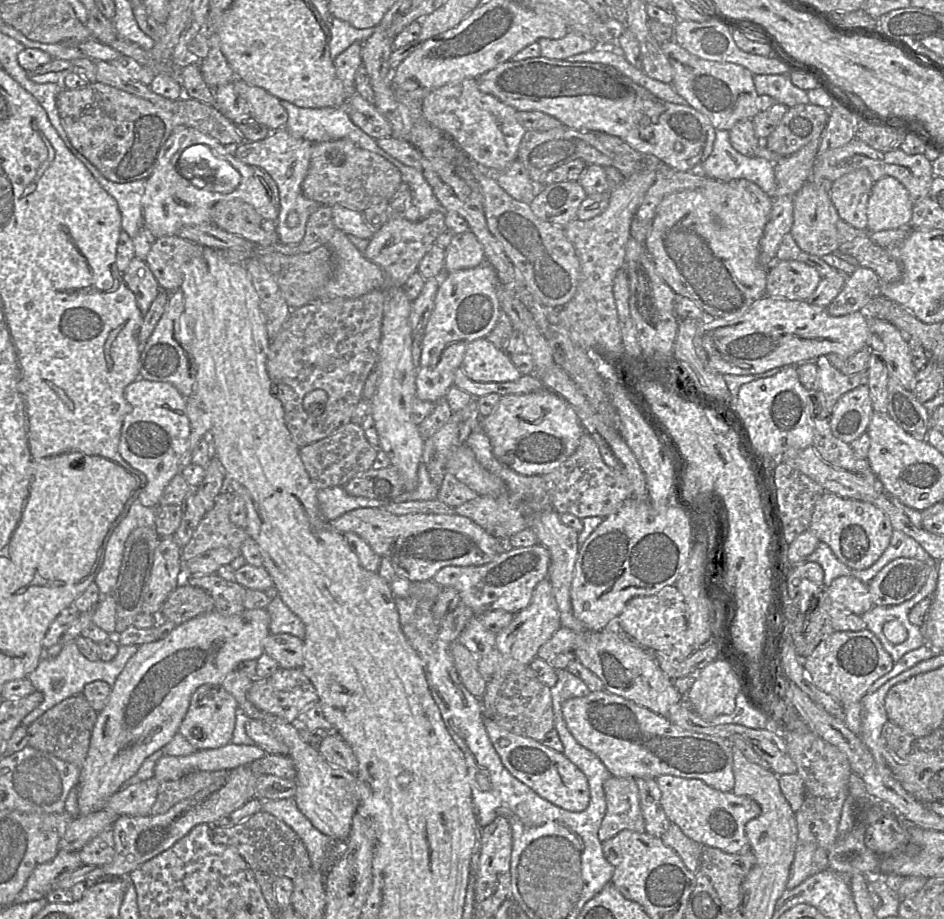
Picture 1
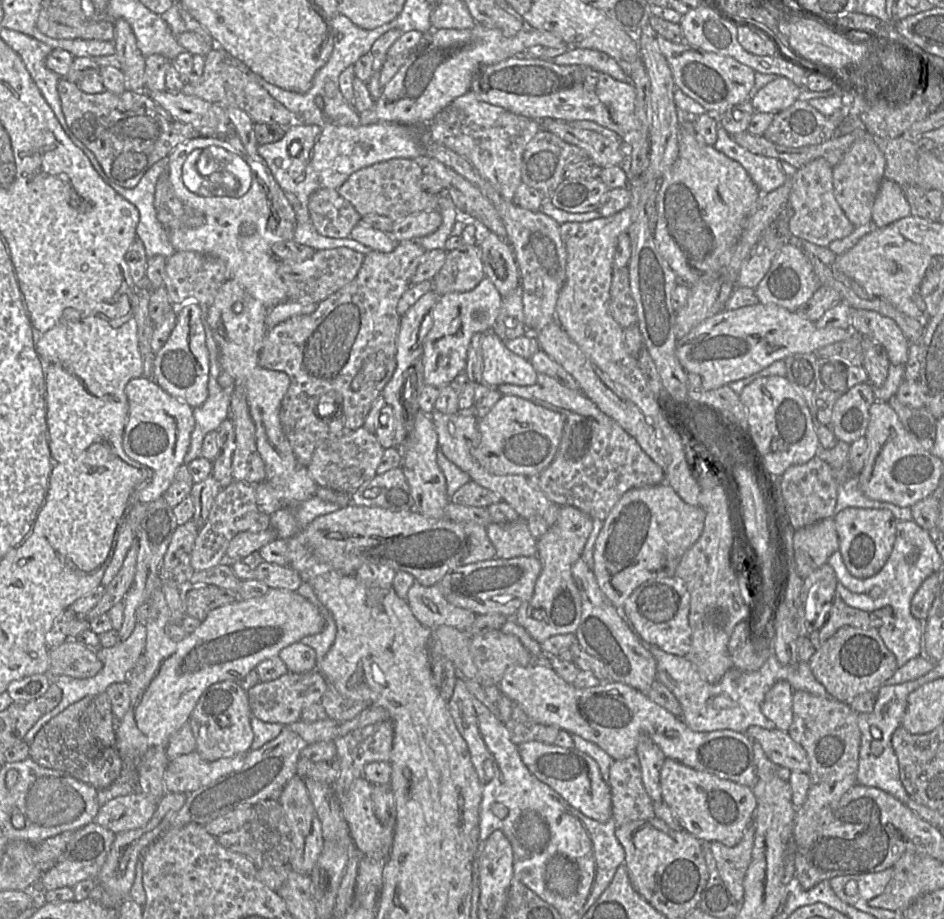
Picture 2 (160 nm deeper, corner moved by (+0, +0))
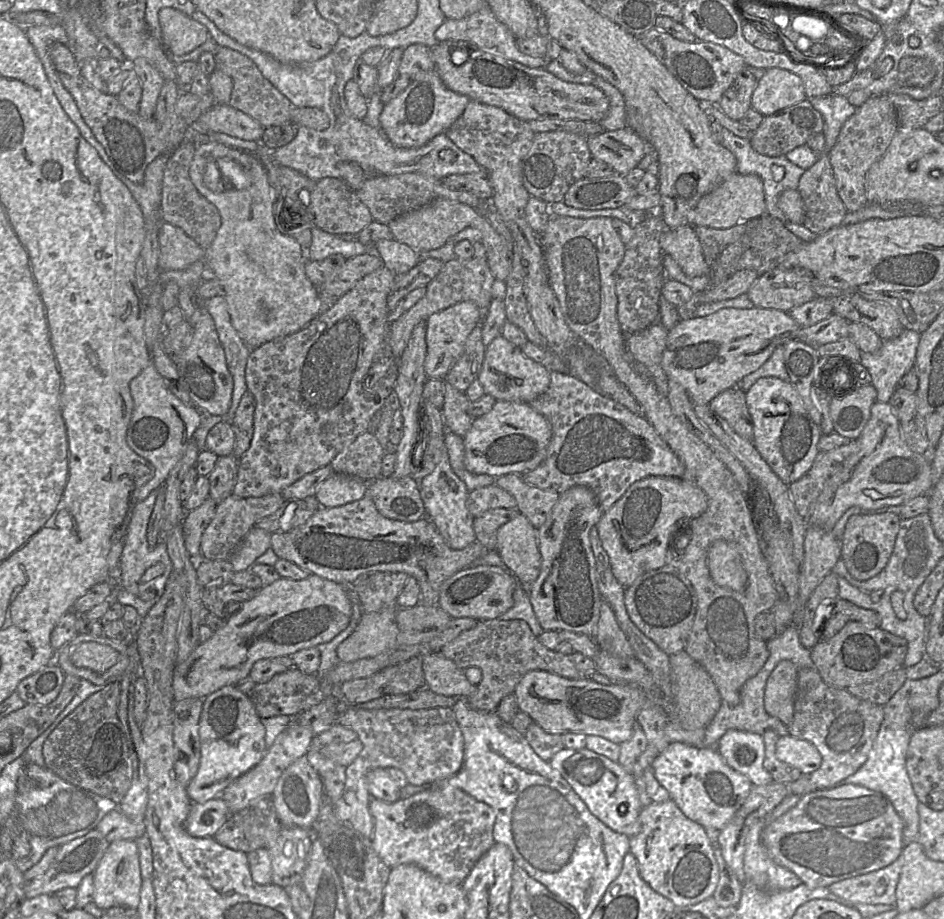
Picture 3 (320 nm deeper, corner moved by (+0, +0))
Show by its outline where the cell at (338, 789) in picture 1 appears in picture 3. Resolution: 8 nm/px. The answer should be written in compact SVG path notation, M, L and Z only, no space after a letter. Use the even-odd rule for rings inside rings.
M453 785L426 788L394 803L370 797L369 811L374 820L372 847L386 865L393 868L414 864L448 883L462 884L474 865L496 843L493 837L495 810Z

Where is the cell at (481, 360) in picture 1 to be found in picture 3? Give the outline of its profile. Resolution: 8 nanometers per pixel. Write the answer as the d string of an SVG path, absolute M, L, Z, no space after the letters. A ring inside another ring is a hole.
M500 335L486 348L478 380L482 384L485 394L492 395L496 400L520 401L529 404L548 389L551 371L527 357L521 347L514 345Z

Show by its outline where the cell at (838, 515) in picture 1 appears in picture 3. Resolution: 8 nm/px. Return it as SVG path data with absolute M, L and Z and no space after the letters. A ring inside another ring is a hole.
M895 513L858 514L848 519L841 539L841 560L853 578L865 581L883 570L893 551L900 520Z

